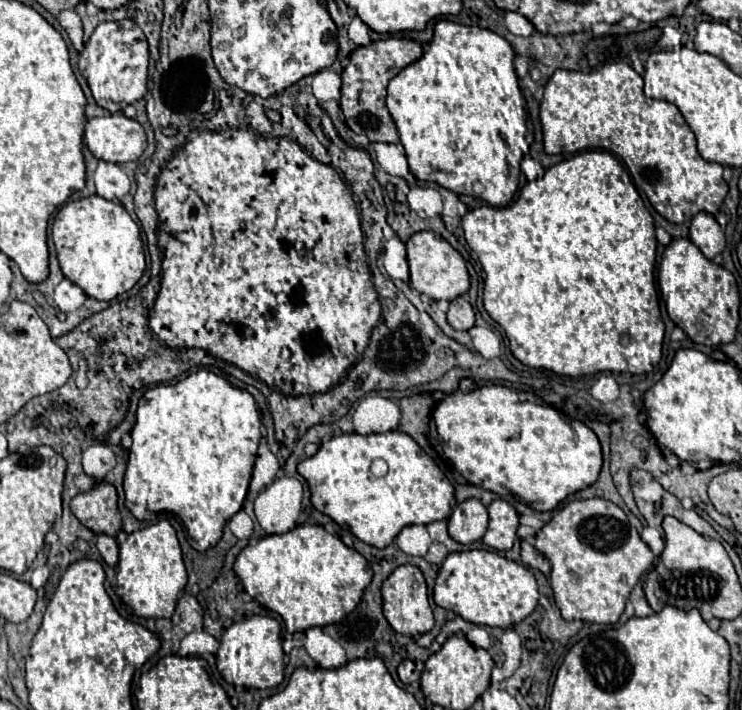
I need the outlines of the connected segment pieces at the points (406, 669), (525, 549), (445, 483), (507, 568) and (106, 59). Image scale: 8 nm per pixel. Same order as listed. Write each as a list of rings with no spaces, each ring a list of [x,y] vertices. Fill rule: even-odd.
[[[405,659],[405,661],[397,667],[397,675],[399,675],[399,679],[401,679],[405,685],[409,685],[409,683],[417,681],[421,673],[417,671],[417,667],[415,667],[415,663],[413,663],[411,659]]]
[[[521,541],[521,559],[523,559],[525,565],[529,565],[533,569],[539,569],[545,577],[549,577],[549,573],[551,573],[549,561],[527,541]]]
[[[403,431],[333,435],[321,443],[313,457],[301,461],[297,471],[307,479],[317,511],[329,515],[341,527],[347,527],[357,539],[379,549],[387,547],[407,525],[427,525],[449,519],[455,503],[451,481],[417,441]],[[375,459],[387,461],[389,471],[385,477],[371,473],[369,465]]]
[[[473,549],[451,553],[439,569],[433,599],[439,607],[455,611],[473,625],[489,627],[513,627],[529,617],[539,601],[537,581],[533,573],[515,561],[501,557],[495,551]]]
[[[131,19],[101,23],[79,57],[79,71],[87,79],[91,93],[103,109],[111,113],[123,111],[127,105],[139,101],[147,93],[147,65],[149,47],[143,31]]]

